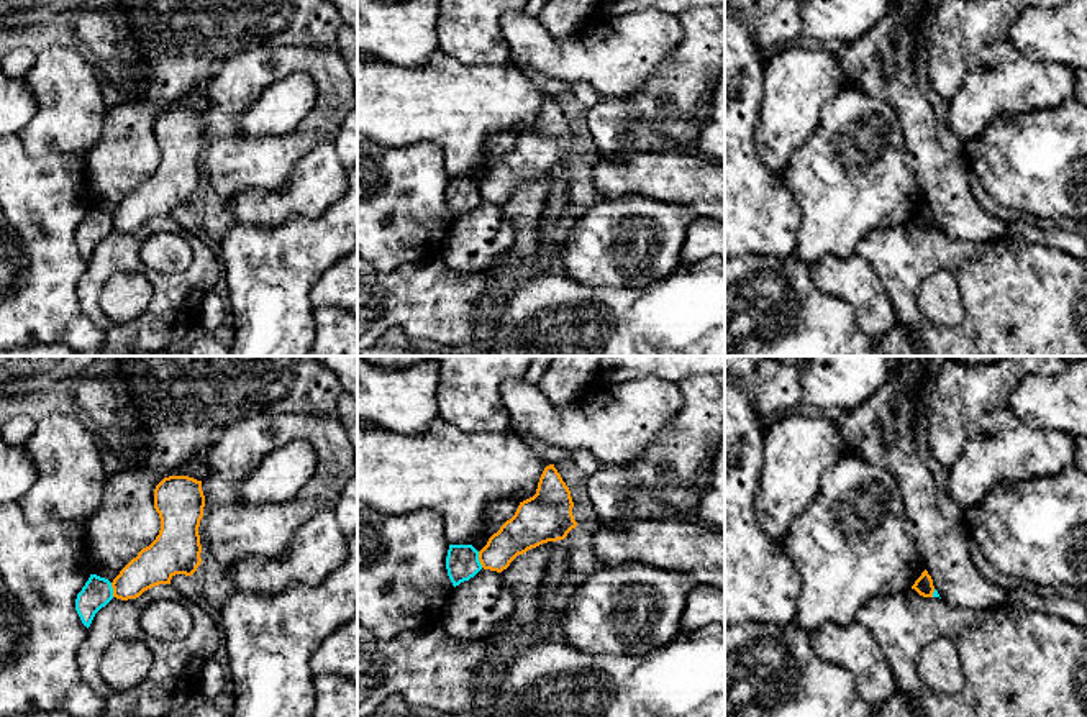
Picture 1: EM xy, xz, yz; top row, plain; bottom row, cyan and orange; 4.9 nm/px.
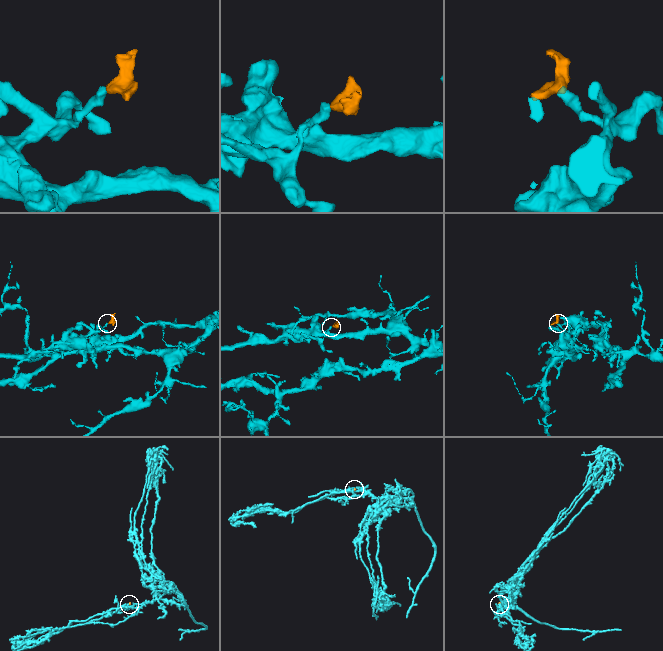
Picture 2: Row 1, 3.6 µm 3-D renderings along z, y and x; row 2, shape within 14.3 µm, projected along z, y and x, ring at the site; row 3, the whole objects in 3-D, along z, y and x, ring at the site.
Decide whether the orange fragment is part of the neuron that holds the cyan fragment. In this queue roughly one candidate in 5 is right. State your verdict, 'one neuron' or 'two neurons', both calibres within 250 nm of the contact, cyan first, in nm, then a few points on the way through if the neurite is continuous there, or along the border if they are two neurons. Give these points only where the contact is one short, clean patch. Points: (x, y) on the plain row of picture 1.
two neurons; 160 nm thick on the cyan side, 180 nm on the other; border along xz (477, 184), (477, 192), (482, 199)

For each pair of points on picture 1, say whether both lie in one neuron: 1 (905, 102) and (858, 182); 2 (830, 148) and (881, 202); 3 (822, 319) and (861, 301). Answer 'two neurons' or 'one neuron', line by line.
1: two neurons
2: one neuron
3: two neurons

